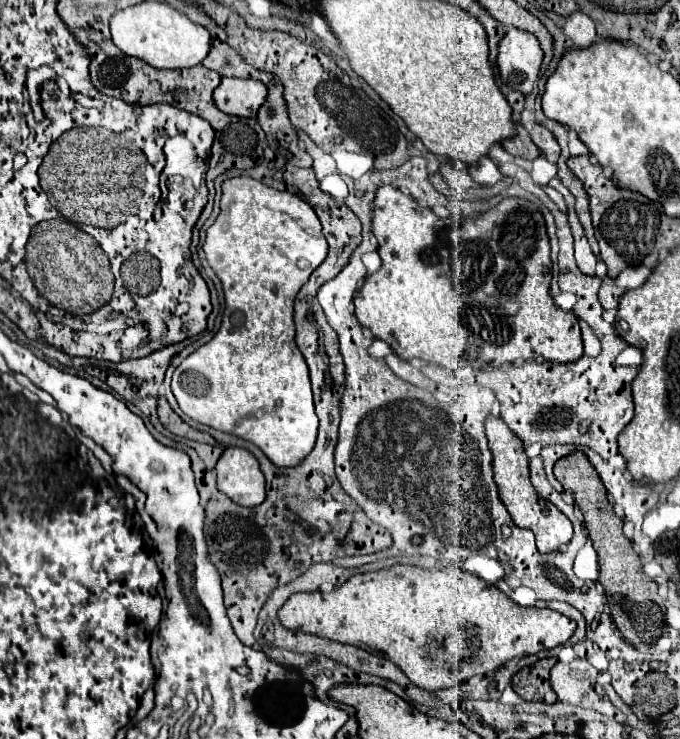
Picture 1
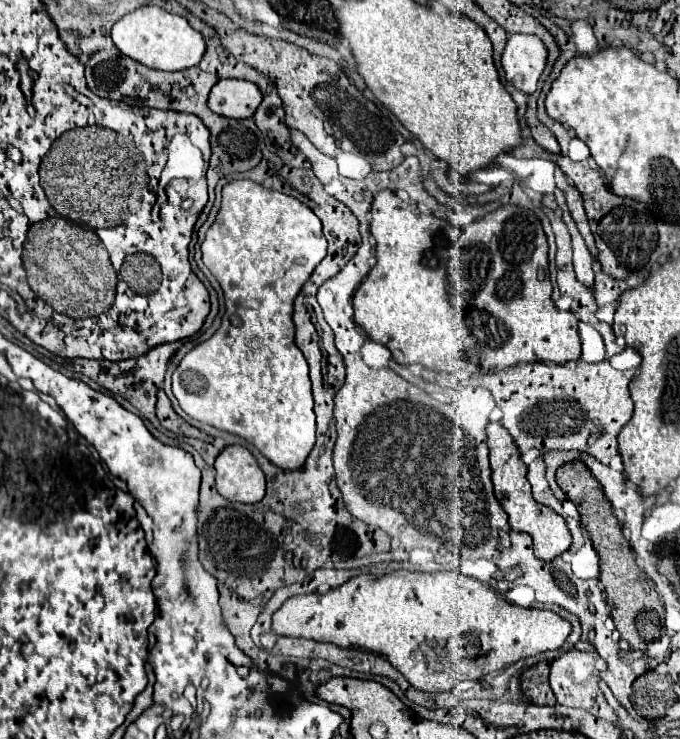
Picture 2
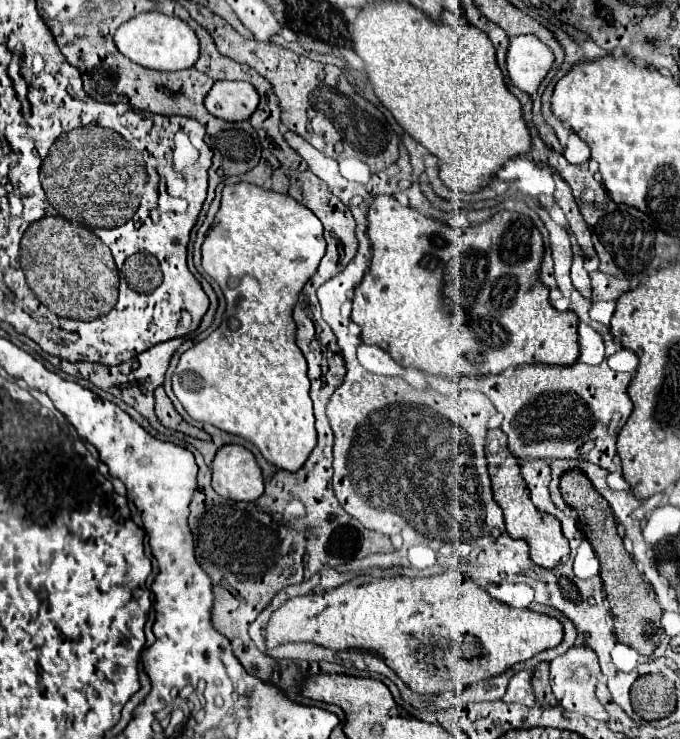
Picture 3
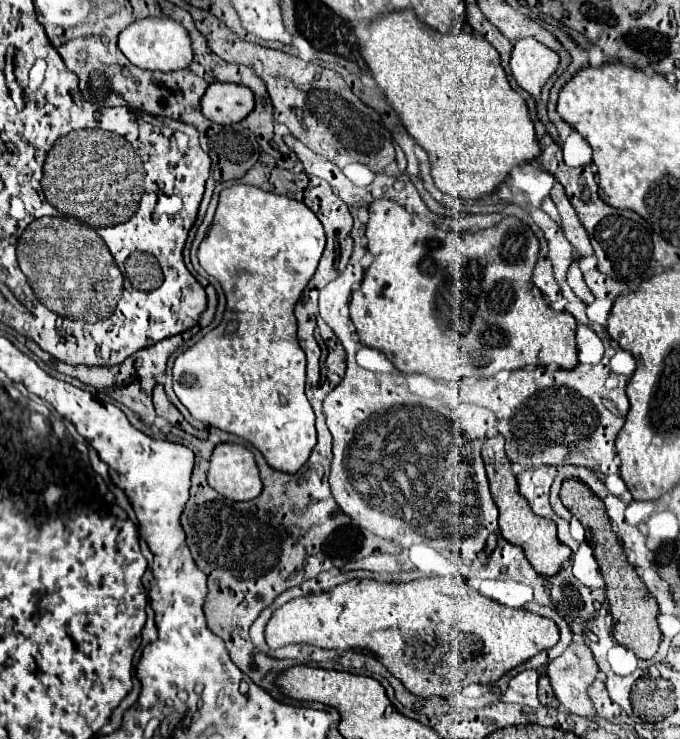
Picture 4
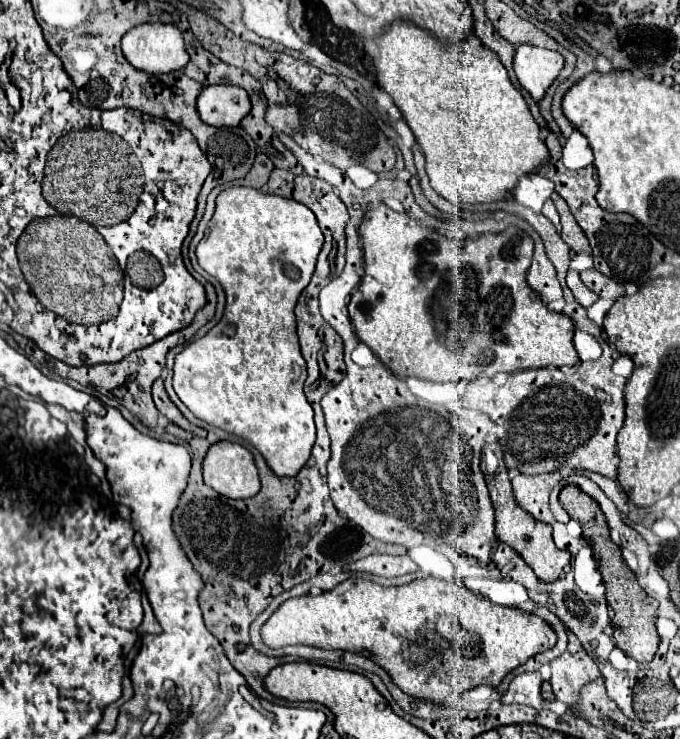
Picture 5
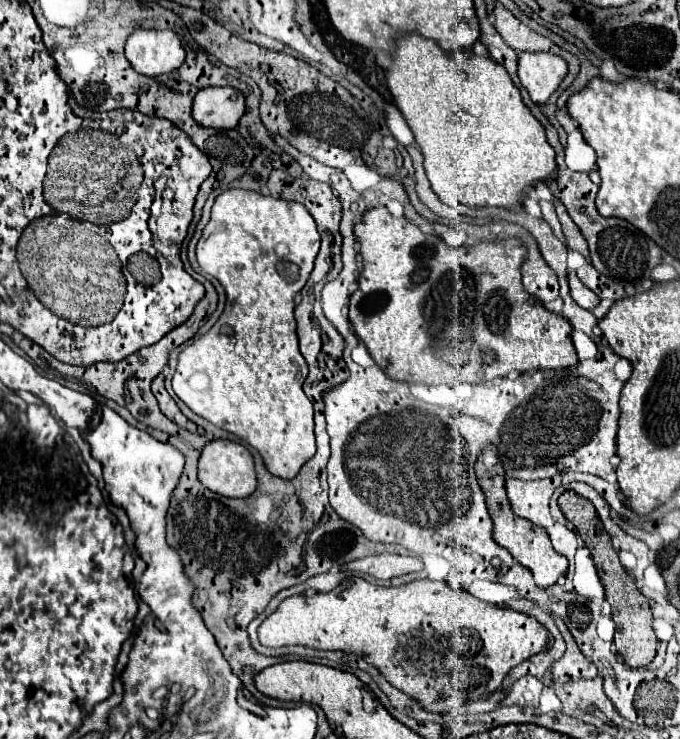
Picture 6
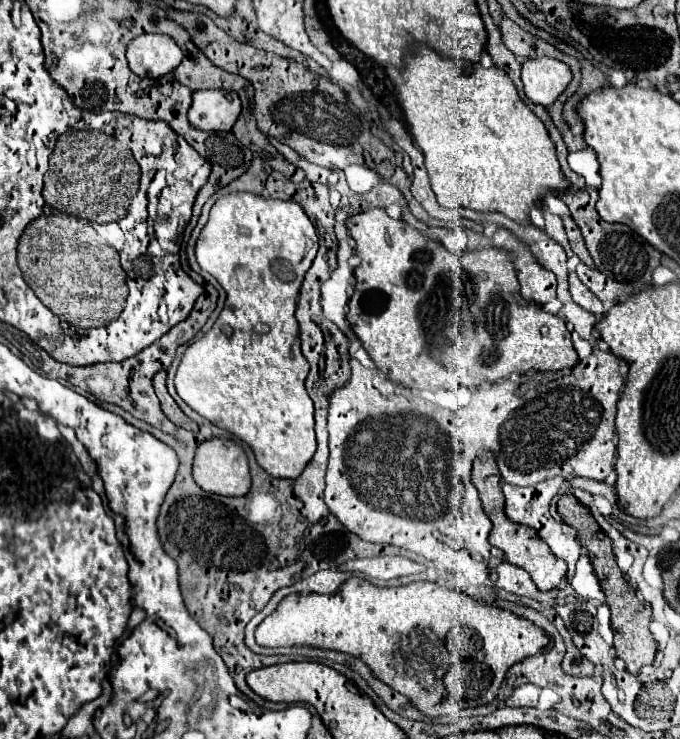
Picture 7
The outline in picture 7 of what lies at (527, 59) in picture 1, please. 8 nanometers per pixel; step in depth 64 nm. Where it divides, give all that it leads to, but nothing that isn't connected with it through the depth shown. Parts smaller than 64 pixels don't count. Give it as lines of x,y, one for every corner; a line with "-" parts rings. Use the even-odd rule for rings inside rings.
530,58
522,62
522,84
526,96
540,106
550,106
568,86
572,72
556,58

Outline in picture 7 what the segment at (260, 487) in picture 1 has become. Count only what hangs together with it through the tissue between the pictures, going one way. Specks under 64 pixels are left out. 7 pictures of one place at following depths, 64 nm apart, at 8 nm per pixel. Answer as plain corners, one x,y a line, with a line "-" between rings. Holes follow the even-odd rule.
212,438
198,446
196,458
194,458
194,480
200,488
222,494
222,496
246,496
252,488
252,476
248,458
240,444
228,440
228,438

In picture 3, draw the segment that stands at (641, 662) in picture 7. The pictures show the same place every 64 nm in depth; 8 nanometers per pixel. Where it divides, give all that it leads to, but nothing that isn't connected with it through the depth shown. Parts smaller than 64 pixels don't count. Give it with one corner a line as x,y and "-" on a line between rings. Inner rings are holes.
578,468
568,470
560,476
560,492
568,506
578,508
582,530
590,540
596,556
600,558
600,576
602,576
602,582
606,584
606,598
610,602
610,612
614,618
614,632
618,636
618,642
632,646
640,654
652,654
664,632
660,624
662,608
658,604
652,584
648,584
642,578
634,558
624,548
624,540
618,536
616,520
614,520
614,514
610,512
610,504
606,504
606,500
598,496
598,490
594,488
594,484
590,484
590,480
586,480
586,474
-
644,612
650,612
650,614
644,614
-
650,616
654,622
650,620

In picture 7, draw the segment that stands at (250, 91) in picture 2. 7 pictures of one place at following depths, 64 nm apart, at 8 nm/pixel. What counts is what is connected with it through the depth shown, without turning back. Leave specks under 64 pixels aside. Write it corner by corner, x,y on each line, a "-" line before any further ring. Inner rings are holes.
198,90
192,94
188,120
198,130
228,132
240,116
242,104
236,92

